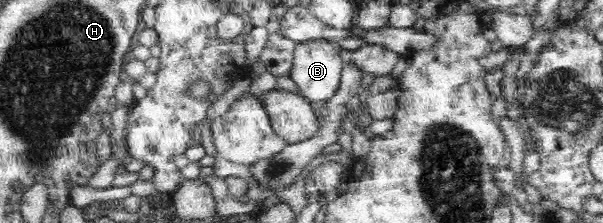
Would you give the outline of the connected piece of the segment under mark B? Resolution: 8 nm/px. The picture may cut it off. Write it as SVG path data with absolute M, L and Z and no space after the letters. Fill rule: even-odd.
M308 41L295 43L288 76L300 94L313 103L324 103L340 84L343 62L334 43Z

